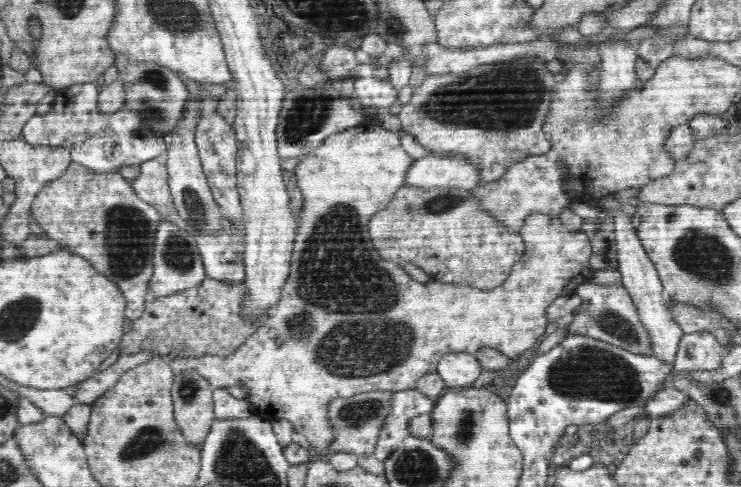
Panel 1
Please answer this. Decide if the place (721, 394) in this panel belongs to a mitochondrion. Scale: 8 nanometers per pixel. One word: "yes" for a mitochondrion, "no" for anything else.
yes

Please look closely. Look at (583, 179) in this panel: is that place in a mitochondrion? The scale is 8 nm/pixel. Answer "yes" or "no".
no

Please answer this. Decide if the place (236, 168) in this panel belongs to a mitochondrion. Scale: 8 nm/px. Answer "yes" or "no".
no

